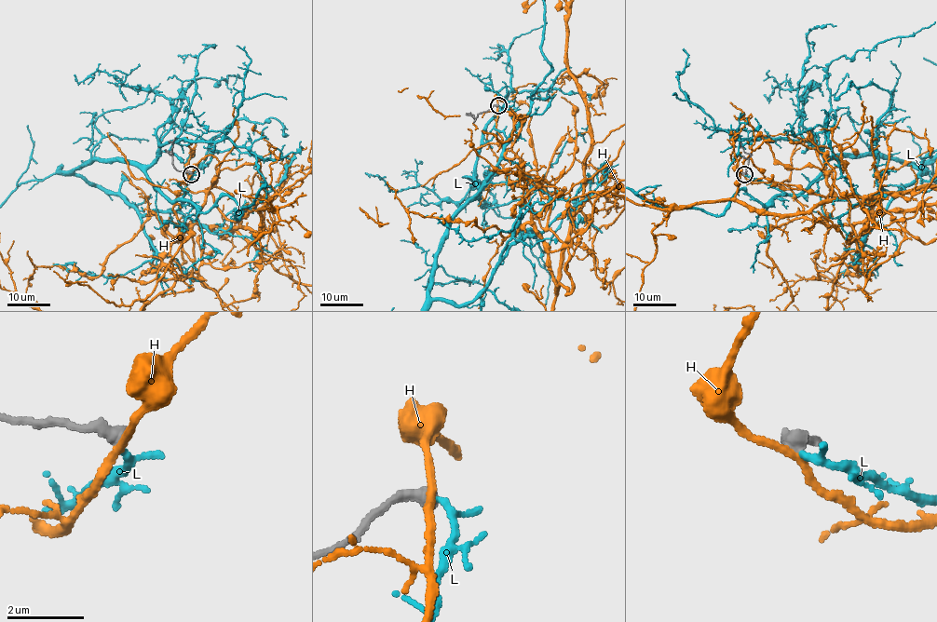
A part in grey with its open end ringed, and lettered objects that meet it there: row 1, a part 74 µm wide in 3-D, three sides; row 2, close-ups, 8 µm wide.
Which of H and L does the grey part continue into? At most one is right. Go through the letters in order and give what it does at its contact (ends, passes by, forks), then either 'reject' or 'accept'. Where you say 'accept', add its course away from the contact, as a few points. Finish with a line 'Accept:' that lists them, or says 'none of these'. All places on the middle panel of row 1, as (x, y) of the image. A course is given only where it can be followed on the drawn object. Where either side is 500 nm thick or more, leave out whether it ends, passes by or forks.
H: it passes by; reject
L: it passes by; accept
Accept: L

